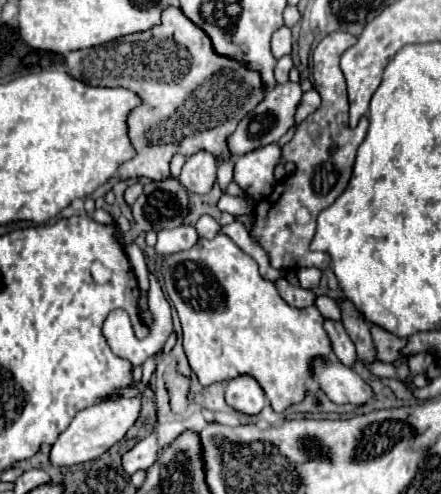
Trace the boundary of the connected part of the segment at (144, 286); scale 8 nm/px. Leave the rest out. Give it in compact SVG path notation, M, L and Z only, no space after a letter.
M132 244L126 248L126 256L130 258L130 266L138 278L138 286L140 286L140 292L142 292L142 300L140 300L140 310L146 308L146 292L148 292L148 266L146 266L146 260L144 260L144 254L142 250Z

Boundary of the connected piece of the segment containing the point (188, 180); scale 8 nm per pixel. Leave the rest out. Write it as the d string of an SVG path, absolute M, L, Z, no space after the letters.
M196 152L188 156L178 180L188 192L208 194L216 182L216 158L210 152Z

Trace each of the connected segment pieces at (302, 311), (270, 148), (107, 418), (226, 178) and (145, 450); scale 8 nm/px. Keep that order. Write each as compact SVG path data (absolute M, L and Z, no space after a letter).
M218 234L212 240L200 238L192 250L170 254L166 258L162 280L164 290L170 302L176 306L182 322L188 362L202 386L226 382L232 380L232 376L252 376L266 392L274 412L284 412L290 404L298 404L306 398L306 380L312 378L312 362L316 358L328 360L332 354L332 342L322 328L324 318L316 306L292 308L286 304L276 286L260 276L256 260L242 252L224 234Z
M268 144L256 148L236 160L234 180L244 188L244 192L254 200L264 200L270 196L274 180L274 168L282 158L282 148L278 144Z
M118 398L118 400L106 400L94 404L92 408L80 410L70 422L70 426L54 442L50 452L50 462L54 466L72 466L72 464L82 464L100 458L104 452L108 452L108 448L112 448L116 442L120 442L126 436L126 432L138 420L140 408L142 408L140 398Z
M232 158L224 160L224 162L218 166L218 184L220 184L222 192L226 192L228 184L232 182L232 166L234 166L234 160L232 160Z
M156 434L146 436L142 442L138 442L132 450L128 450L122 458L122 466L128 474L134 474L136 470L148 470L158 454L158 438Z

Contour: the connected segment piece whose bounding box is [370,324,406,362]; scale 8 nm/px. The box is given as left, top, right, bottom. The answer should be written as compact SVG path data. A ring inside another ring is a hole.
M376 324L370 326L370 332L372 332L372 342L376 344L376 358L380 362L394 362L398 358L398 350L404 348L406 340L390 334L388 330Z

